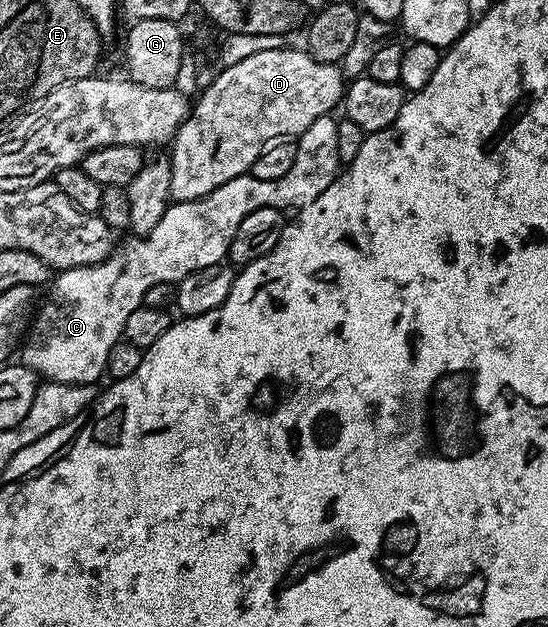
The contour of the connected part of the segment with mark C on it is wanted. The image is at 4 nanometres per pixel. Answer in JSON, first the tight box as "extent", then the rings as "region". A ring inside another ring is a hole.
{"extent":[21,114,341,384],"region":[[[328,114],[317,118],[317,122],[313,122],[313,126],[309,126],[309,130],[298,137],[297,162],[293,162],[293,170],[289,170],[289,174],[276,180],[262,180],[250,174],[238,176],[225,182],[225,186],[217,186],[217,190],[199,200],[172,202],[167,205],[161,222],[153,226],[149,235],[131,234],[128,240],[120,239],[111,253],[93,266],[62,269],[50,281],[51,293],[44,304],[42,301],[38,305],[21,345],[22,364],[39,373],[40,377],[57,384],[95,384],[98,376],[102,377],[107,371],[109,350],[113,350],[115,343],[123,339],[123,327],[129,314],[144,307],[143,295],[151,286],[158,283],[164,286],[178,285],[179,281],[205,266],[224,263],[228,259],[227,251],[233,242],[233,234],[237,234],[237,226],[241,226],[241,218],[245,218],[245,214],[253,214],[253,210],[262,208],[301,209],[316,200],[335,181],[341,171],[337,146],[338,124],[339,120]]]}

